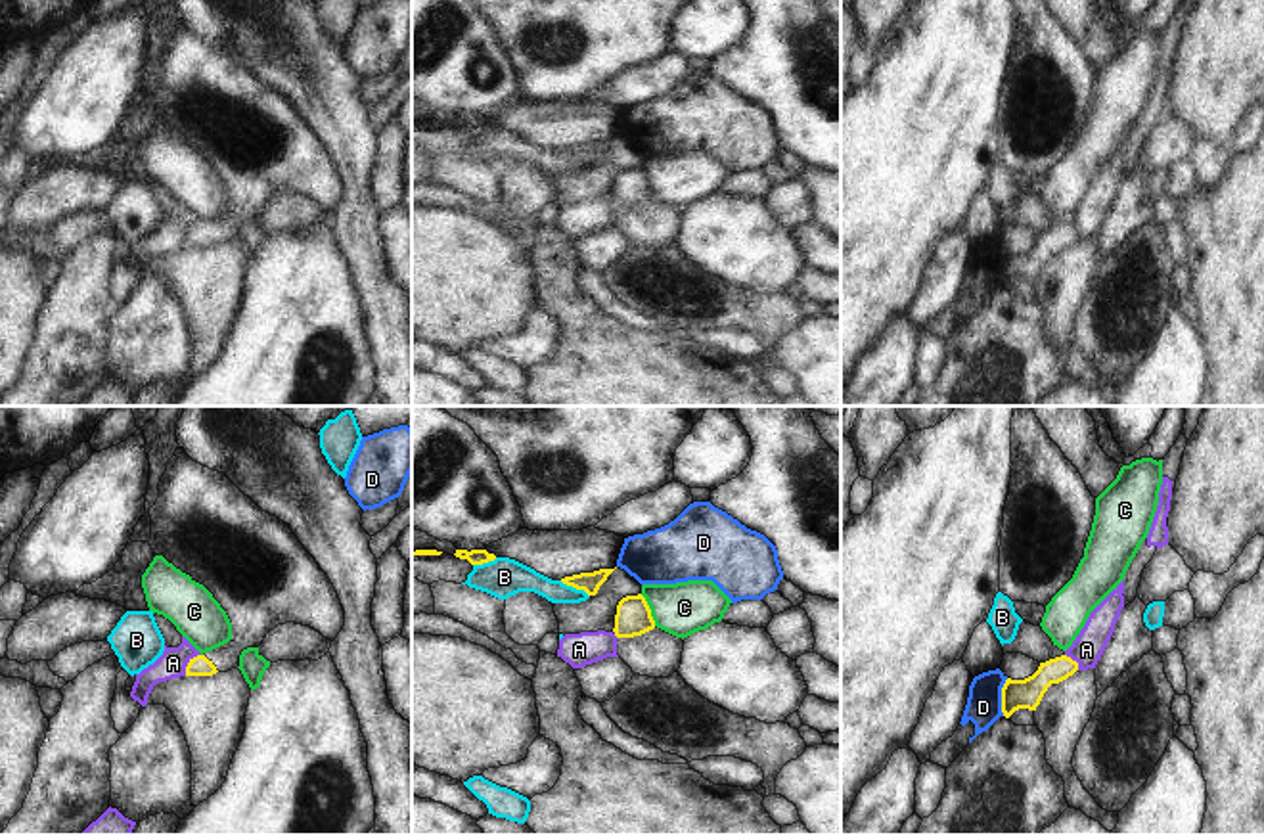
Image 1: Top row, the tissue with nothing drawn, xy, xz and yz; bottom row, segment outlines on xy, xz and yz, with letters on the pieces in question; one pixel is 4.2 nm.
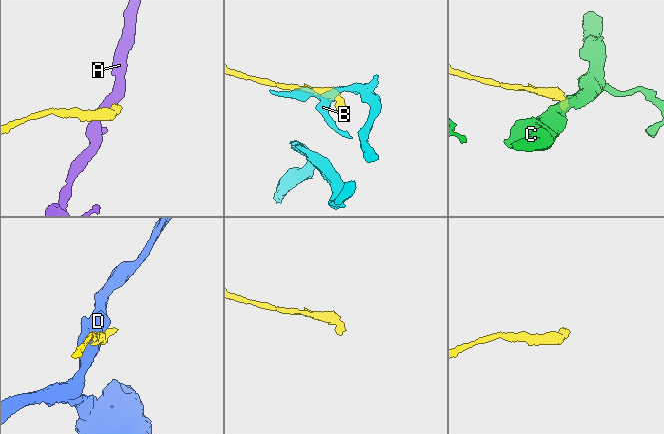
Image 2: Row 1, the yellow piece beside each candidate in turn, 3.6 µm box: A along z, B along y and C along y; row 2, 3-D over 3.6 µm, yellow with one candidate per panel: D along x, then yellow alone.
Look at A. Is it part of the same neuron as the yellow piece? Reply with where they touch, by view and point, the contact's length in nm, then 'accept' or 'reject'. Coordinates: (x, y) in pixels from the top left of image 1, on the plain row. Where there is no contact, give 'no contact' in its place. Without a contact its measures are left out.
meets yellow in xy at (188, 234); contact 120 nm long; reject

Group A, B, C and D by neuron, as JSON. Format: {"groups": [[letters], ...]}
{"groups": [["A"], ["B"], ["C"], ["D"]]}

